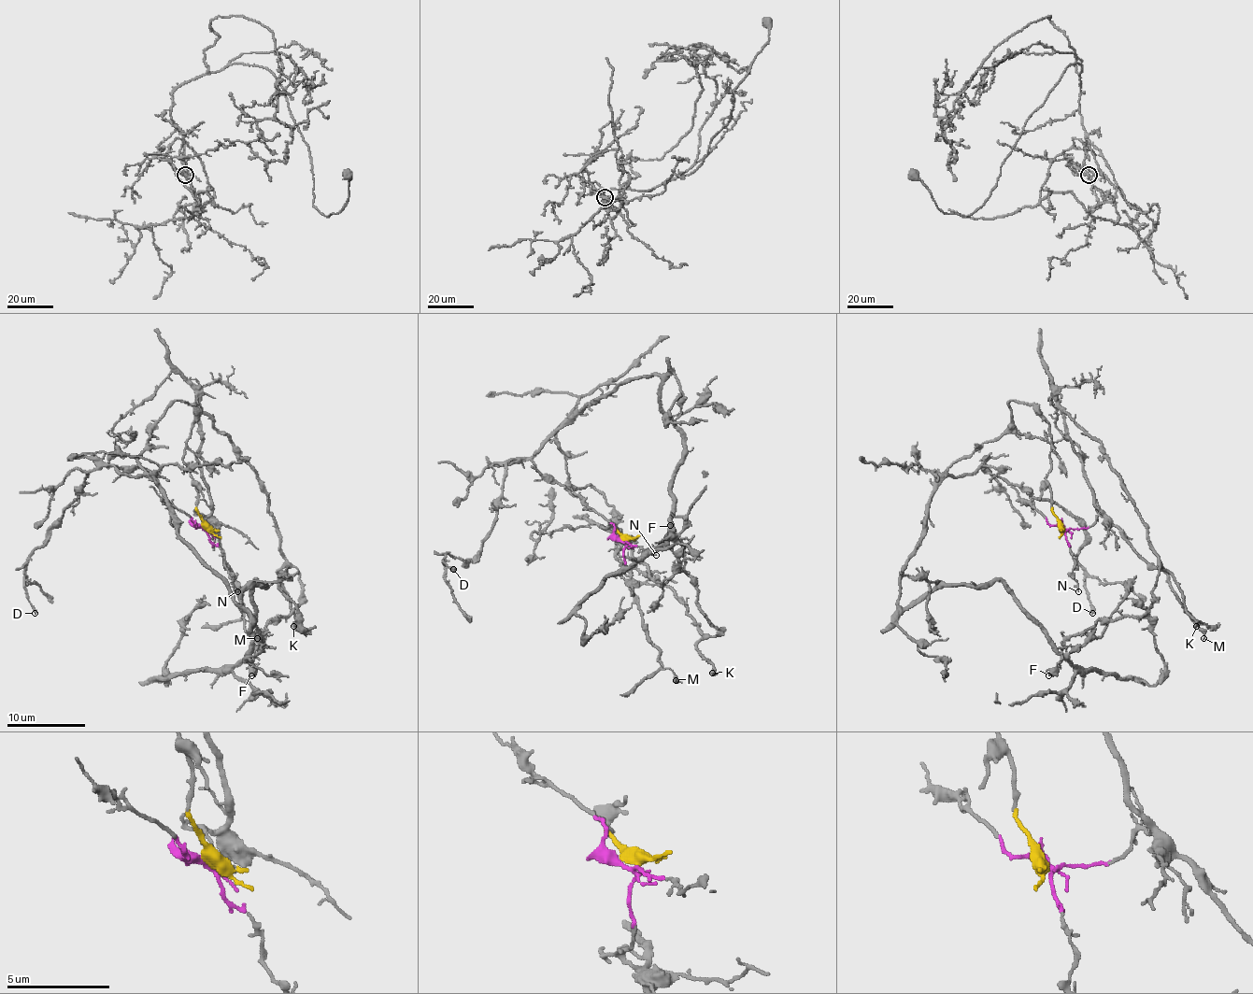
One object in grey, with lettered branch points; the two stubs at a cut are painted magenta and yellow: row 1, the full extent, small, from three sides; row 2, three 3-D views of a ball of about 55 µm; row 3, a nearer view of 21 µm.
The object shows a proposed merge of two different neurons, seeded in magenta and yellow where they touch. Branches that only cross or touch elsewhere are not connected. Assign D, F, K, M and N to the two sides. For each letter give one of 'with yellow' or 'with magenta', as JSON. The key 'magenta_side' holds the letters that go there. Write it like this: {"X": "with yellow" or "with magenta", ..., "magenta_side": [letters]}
{"D": "with yellow", "F": "with magenta", "K": "with magenta", "M": "with magenta", "N": "with magenta", "magenta_side": ["F", "K", "M", "N"]}

